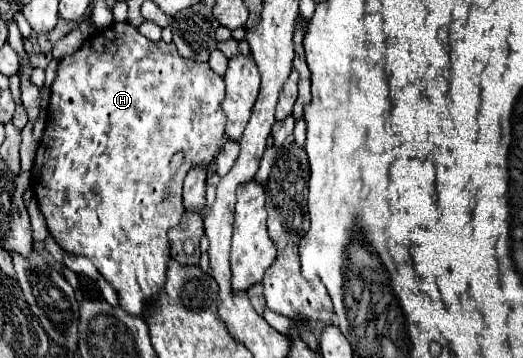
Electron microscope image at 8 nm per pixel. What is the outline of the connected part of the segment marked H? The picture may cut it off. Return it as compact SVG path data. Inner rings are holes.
M115 23L109 29L101 29L99 33L87 37L79 51L75 51L73 55L67 55L59 61L57 77L51 85L51 99L49 99L49 109L47 109L45 133L43 133L41 143L39 143L39 149L37 149L35 165L31 169L33 191L35 191L35 197L39 201L39 209L47 221L49 233L57 241L57 245L67 253L83 255L83 257L91 259L91 263L97 267L97 271L101 275L105 275L105 279L115 287L115 291L119 295L119 305L131 315L143 317L147 299L153 299L159 293L159 289L165 285L165 269L167 269L167 263L171 259L169 243L167 243L167 231L171 227L179 225L179 219L183 213L181 185L183 185L187 171L195 165L201 165L201 163L209 165L225 141L225 113L221 109L223 99L225 99L223 77L215 75L207 63L195 63L195 61L179 57L173 43L165 43L165 41L151 43L147 37L143 37L129 23ZM175 153L183 153L183 165L181 165L181 171L177 171L177 173L173 173L169 167L171 157Z

